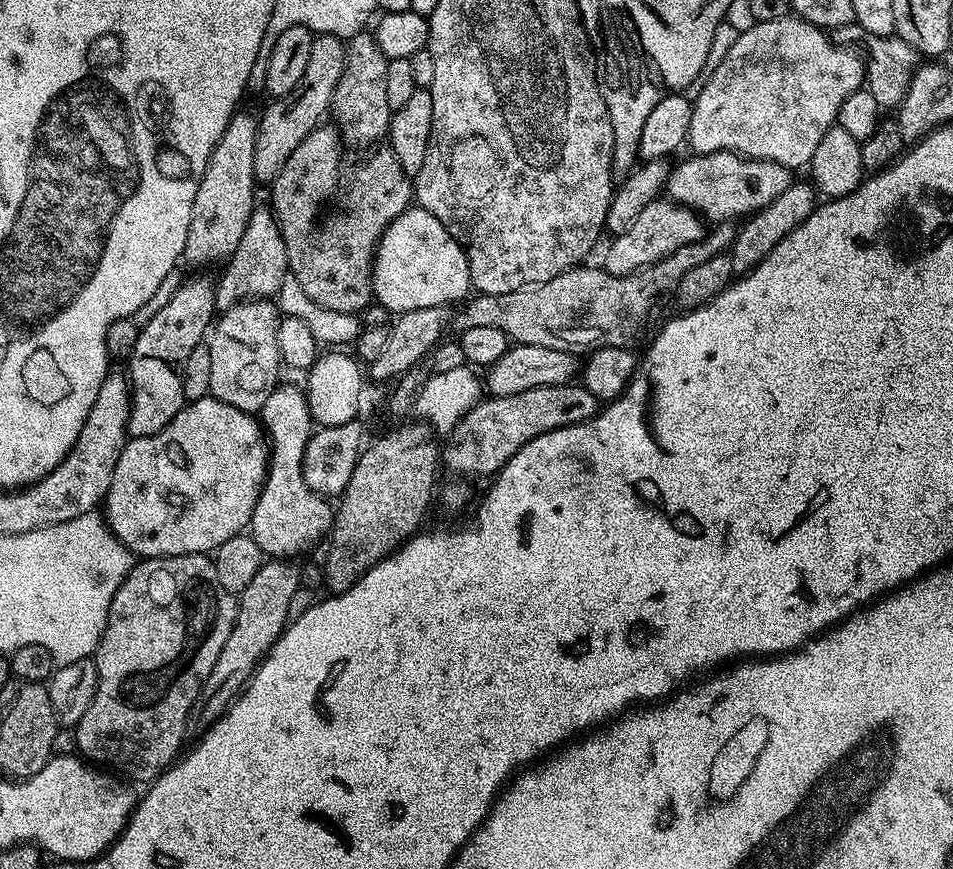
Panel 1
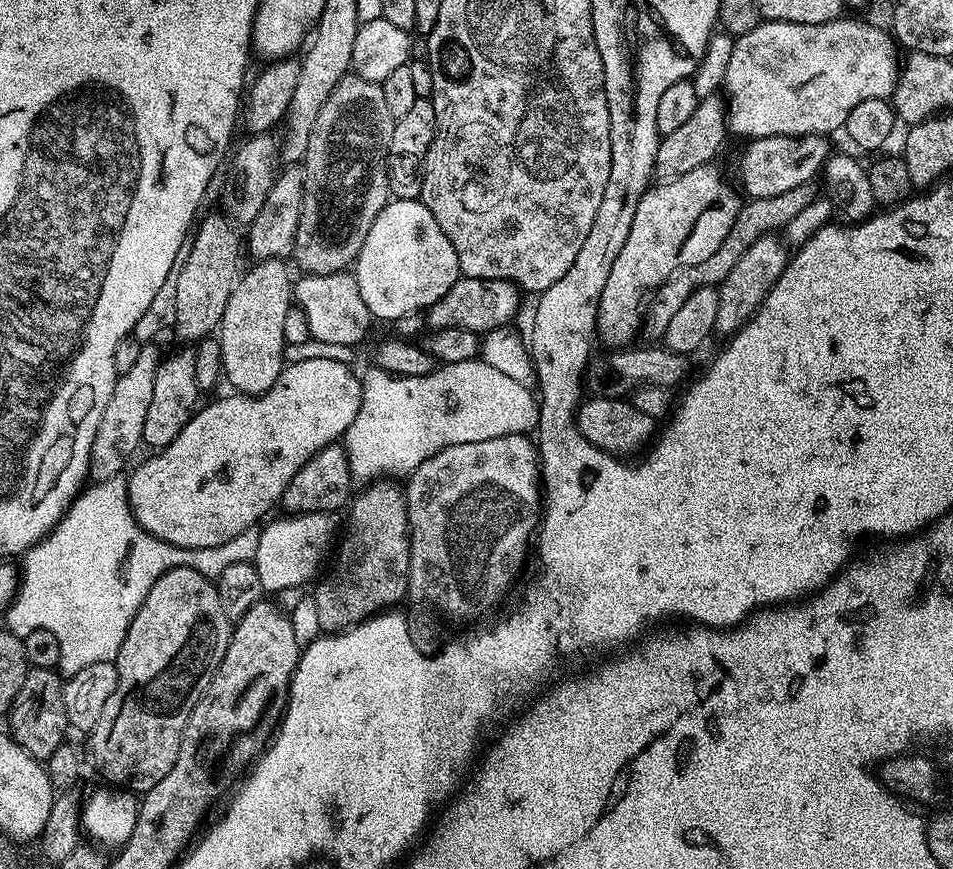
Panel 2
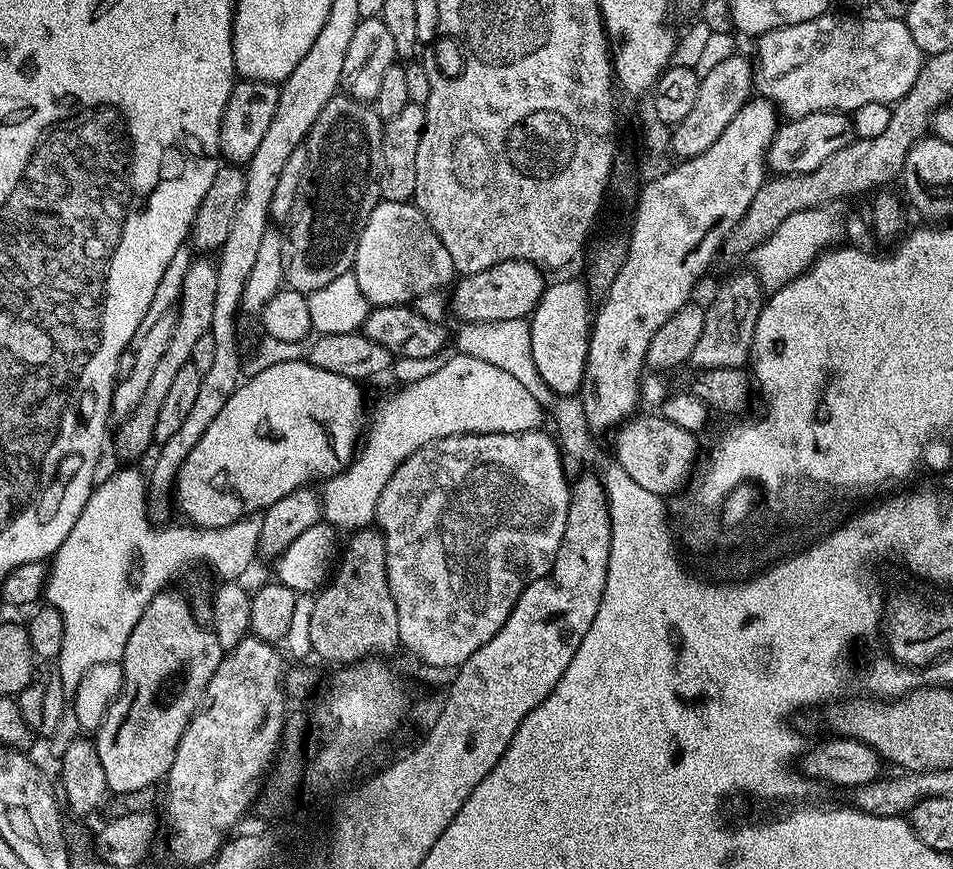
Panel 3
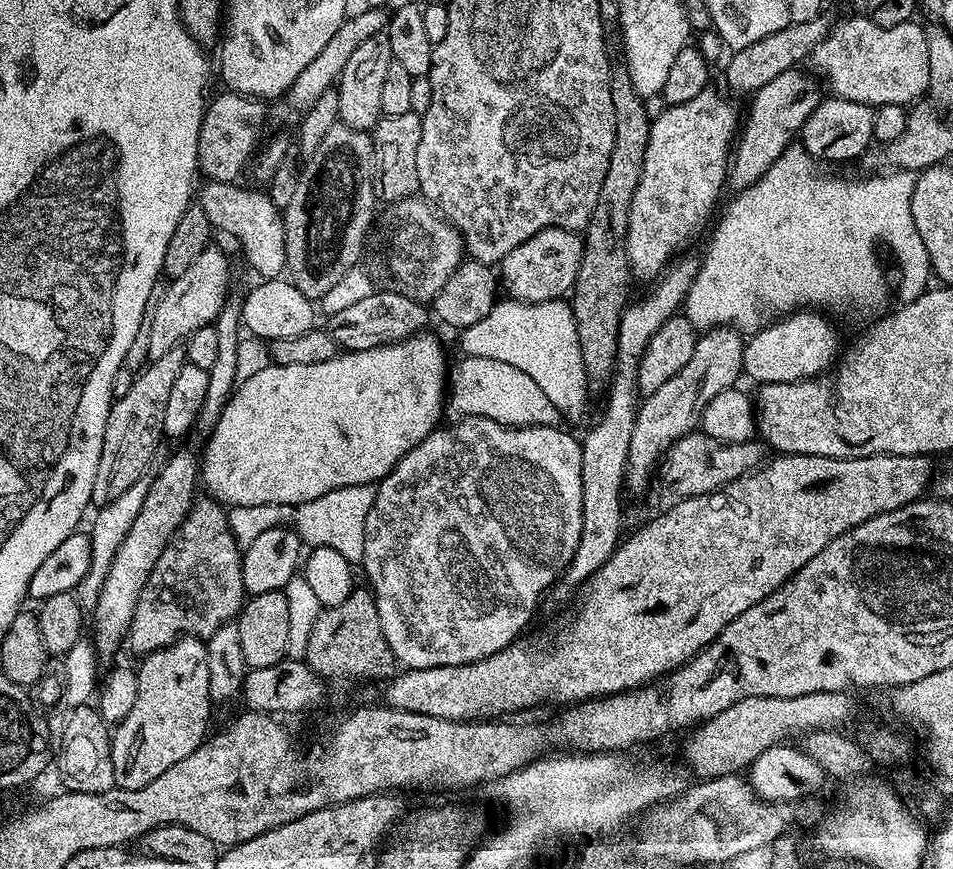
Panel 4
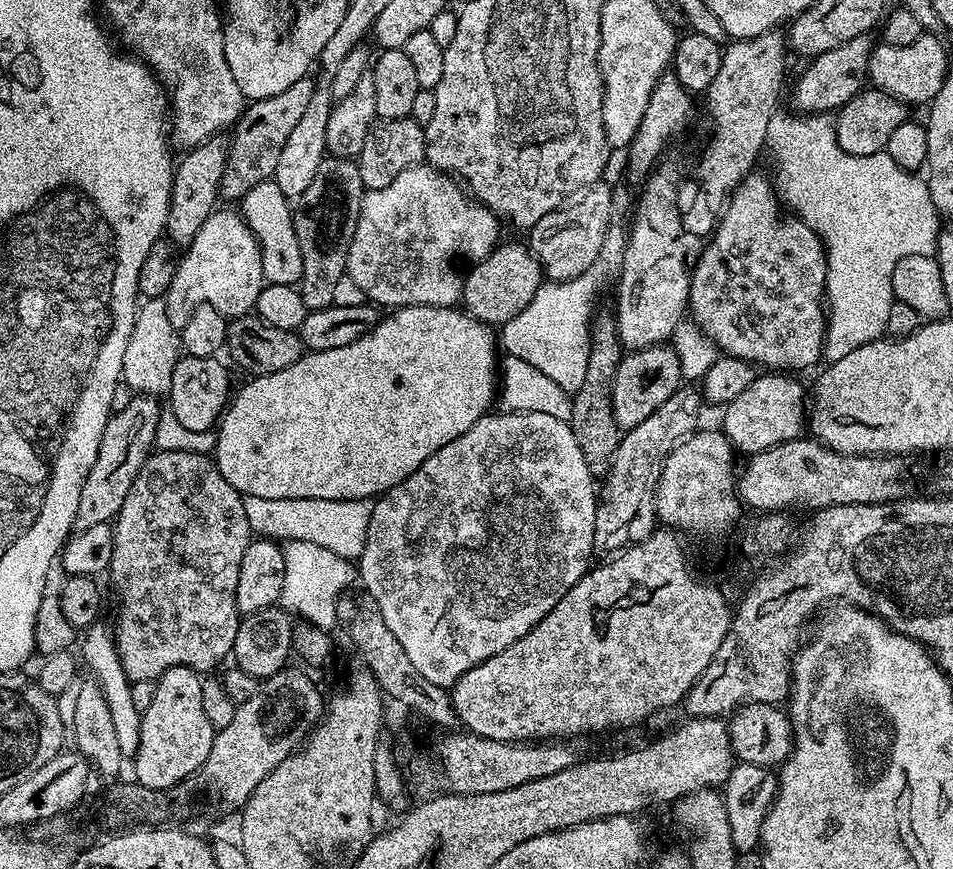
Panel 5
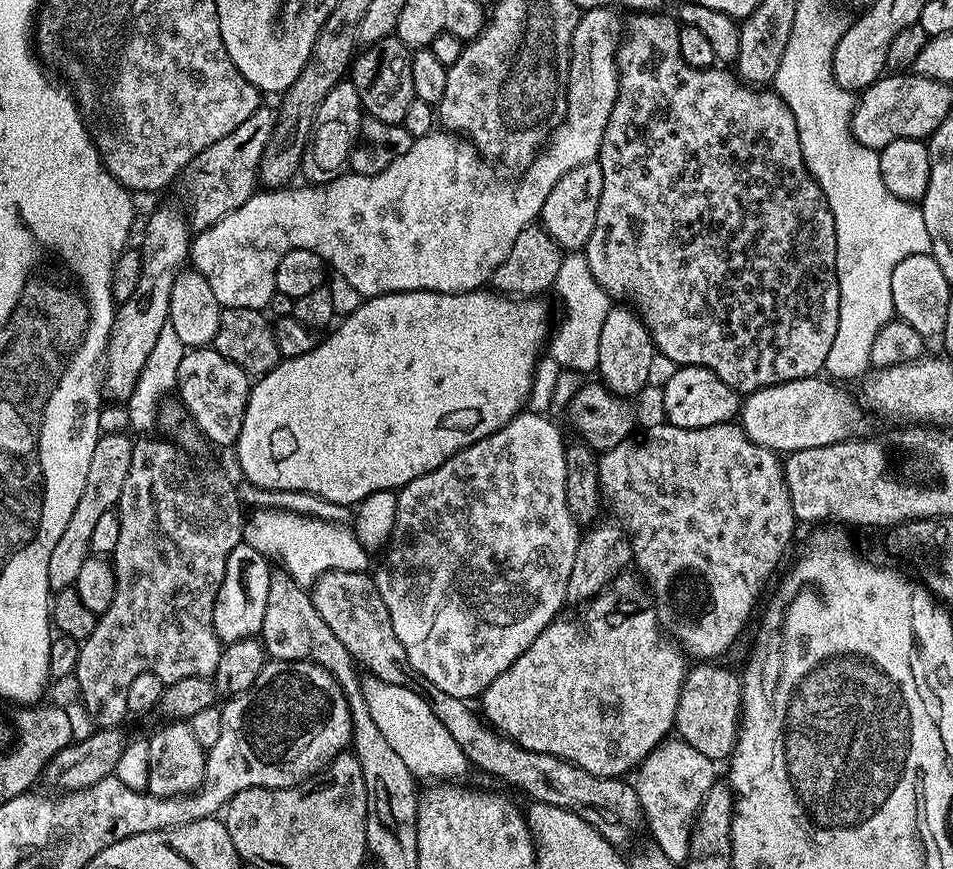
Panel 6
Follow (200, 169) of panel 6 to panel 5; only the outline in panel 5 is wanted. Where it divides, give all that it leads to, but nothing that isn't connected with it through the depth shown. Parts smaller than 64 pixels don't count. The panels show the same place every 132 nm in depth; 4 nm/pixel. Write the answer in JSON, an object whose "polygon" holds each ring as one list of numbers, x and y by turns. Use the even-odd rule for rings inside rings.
{"polygon":[[308,76,299,79,282,94,255,100,245,109,233,127,232,140,229,139,226,148,225,166,218,193,223,201,224,199,239,201,252,187,273,177,290,131,294,130,294,126,304,122,309,115,308,110,313,107,314,102,308,99,308,86,312,82,313,79],[292,92,300,92,300,96,292,96]]}

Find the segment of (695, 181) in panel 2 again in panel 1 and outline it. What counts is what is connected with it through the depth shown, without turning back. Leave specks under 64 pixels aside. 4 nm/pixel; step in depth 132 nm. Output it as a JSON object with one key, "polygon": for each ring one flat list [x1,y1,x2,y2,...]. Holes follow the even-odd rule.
{"polygon":[[657,198,638,214,634,226,626,230,626,234,615,237,602,260,602,266,610,274,625,276,649,264,666,258,678,246,686,246,686,242,698,242,704,236,706,224,691,208,684,208,680,204,674,204,667,198]]}

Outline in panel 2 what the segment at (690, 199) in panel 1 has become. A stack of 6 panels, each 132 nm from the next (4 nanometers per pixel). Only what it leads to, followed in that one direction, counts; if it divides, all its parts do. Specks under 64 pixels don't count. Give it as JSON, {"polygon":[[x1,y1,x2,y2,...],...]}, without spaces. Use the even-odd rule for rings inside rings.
{"polygon":[[757,136,749,139,740,156,739,187,743,195,753,200,774,198,774,194,794,190,794,186,813,183,830,155,828,142,822,136]]}

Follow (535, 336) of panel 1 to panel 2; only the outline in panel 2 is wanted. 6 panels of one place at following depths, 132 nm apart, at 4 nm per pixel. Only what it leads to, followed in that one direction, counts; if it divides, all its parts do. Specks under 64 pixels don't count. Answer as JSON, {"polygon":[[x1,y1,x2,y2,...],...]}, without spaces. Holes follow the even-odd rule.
{"polygon":[[815,183,803,184,794,186,794,190,785,190,782,194,774,194,774,198,749,199,741,207,734,226,730,226,730,234,726,234,722,246,718,246,718,250,714,250,714,254,710,254,710,258,706,258,702,262,694,262,694,266,682,266,674,274,670,274,670,278,666,278,666,282,662,282,659,288,651,293,642,312,642,336,648,339,645,341,663,341,666,326,670,326,674,313,682,307,682,302,686,302,686,298,690,298,690,294,694,294,694,290,720,285,726,278,726,274,730,274,730,269,738,263,738,258,746,250,746,246,750,246,750,242,787,229,788,223,794,218,798,218,798,214,802,214,802,210,806,210,806,206,810,206,813,200,817,199,816,187]]}

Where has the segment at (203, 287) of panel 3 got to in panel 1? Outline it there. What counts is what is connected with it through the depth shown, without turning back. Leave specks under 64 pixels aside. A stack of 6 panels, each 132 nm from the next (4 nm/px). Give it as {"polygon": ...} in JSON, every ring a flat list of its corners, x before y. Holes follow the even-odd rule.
{"polygon":[[237,110,232,113,230,122,218,138,214,150,210,154,210,162,206,162,206,174,202,174,202,182,198,182,198,194,194,194,194,206,190,210,190,230,186,230,186,246,183,259,197,264,197,269,204,270,207,264,223,265,228,257,238,250,238,242,246,230,246,222,250,222,250,214,254,207,252,191,258,187,254,170,255,136,257,117,248,112]]}

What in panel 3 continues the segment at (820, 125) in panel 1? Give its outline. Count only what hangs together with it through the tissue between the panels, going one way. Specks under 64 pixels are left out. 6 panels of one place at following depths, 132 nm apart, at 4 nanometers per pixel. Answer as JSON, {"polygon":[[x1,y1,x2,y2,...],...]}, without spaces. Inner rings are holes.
{"polygon":[[825,14,810,22,798,22,759,37,759,91,761,88,765,97,778,101,779,107,789,112,789,117,835,111,851,114,857,108,866,106,866,102,882,102,892,106,912,89,918,78,922,53,918,42,910,38,910,30,904,20,859,20,856,16,832,15]]}

